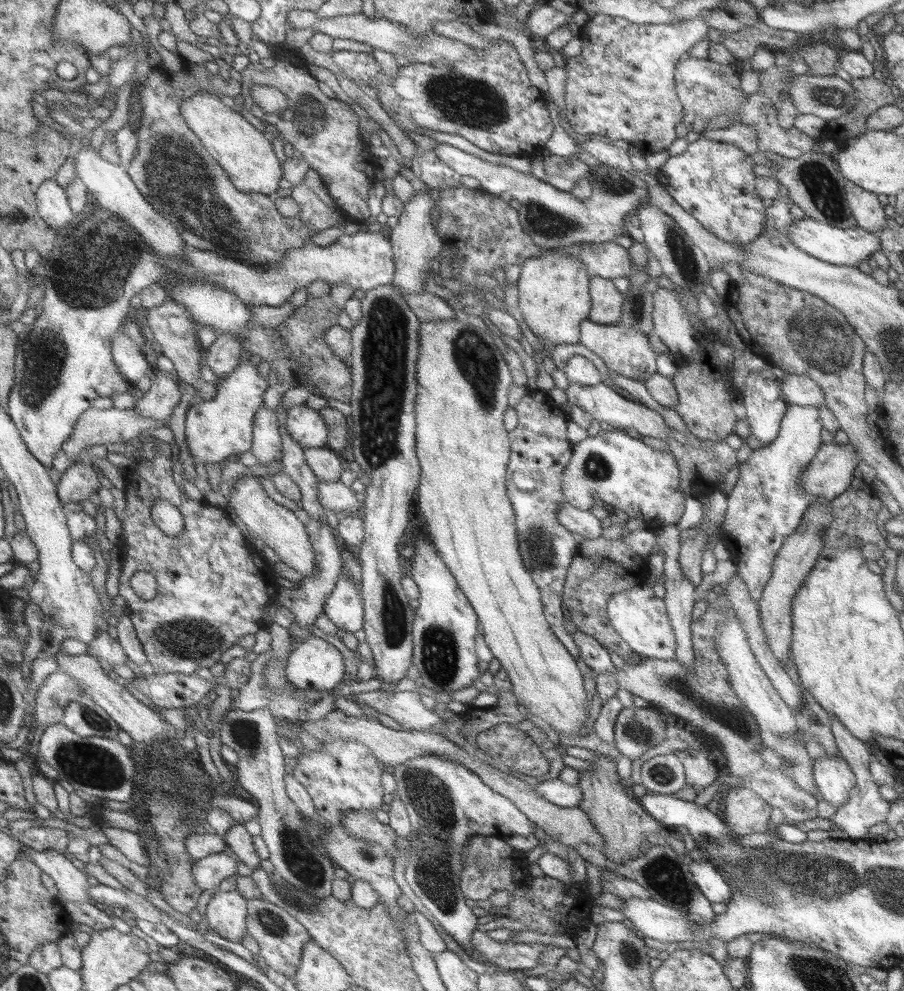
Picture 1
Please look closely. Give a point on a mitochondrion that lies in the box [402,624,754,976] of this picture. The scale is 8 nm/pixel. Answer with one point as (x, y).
(663, 874)

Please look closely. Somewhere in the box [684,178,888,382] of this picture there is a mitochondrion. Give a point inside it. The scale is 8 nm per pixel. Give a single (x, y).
(817, 339)

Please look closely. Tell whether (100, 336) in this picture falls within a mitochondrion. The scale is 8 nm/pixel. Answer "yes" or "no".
no

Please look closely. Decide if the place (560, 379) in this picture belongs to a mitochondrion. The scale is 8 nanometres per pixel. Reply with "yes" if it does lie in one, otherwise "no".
no

